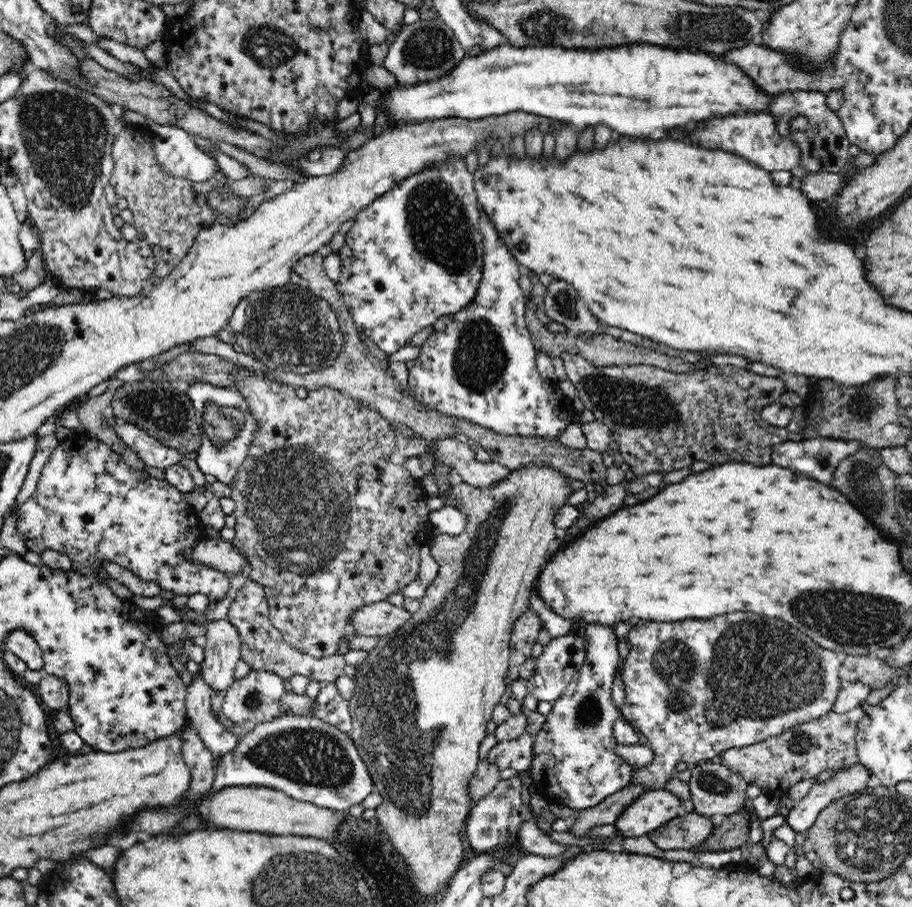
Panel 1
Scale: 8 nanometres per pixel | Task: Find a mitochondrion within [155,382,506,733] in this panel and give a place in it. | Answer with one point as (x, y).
(276, 472)

